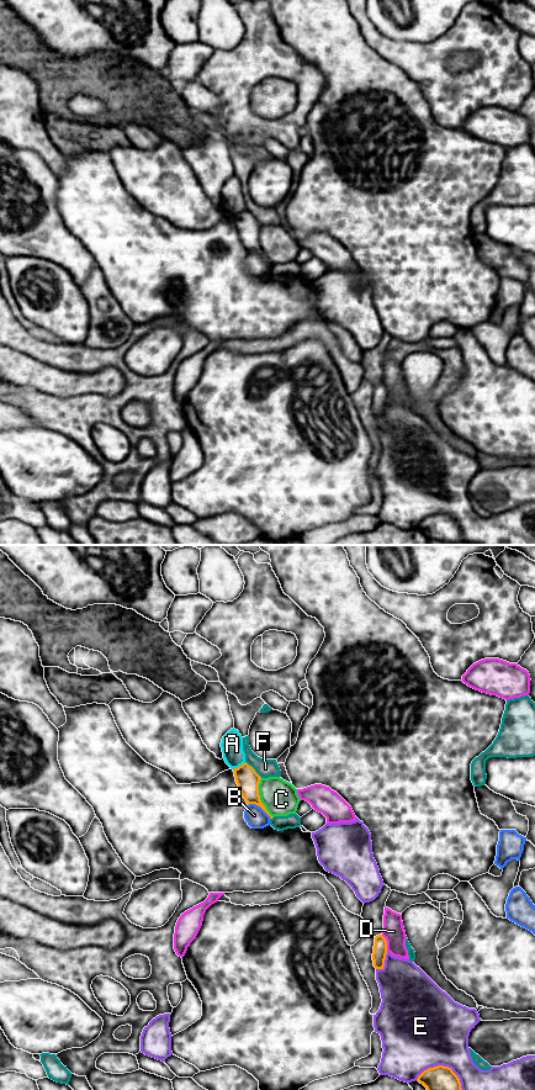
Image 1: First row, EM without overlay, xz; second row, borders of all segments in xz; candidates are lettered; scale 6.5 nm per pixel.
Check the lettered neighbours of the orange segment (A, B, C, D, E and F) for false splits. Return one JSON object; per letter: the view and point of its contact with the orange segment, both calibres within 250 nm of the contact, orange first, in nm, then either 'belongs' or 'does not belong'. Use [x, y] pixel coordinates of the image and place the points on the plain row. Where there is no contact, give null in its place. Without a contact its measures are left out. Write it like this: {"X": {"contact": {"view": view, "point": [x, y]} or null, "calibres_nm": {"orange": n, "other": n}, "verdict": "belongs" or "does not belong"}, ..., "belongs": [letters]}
{"A": {"contact": {"view": "xz", "point": [239, 213]}, "calibres_nm": {"orange": 150, "other": 140}, "verdict": "does not belong"}, "B": {"contact": {"view": "xz", "point": [259, 253]}, "calibres_nm": {"orange": 150, "other": 140}, "verdict": "does not belong"}, "C": {"contact": {"view": "xz", "point": [259, 245]}, "calibres_nm": {"orange": 150, "other": 220}, "verdict": "does not belong"}, "D": {"contact": {"view": "xz", "point": [386, 390]}, "calibres_nm": {"orange": 100, "other": 140}, "verdict": "does not belong"}, "E": {"contact": {"view": "xz", "point": [445, 514]}, "calibres_nm": {"orange": 180, "other": 460}, "verdict": "does not belong"}, "F": {"contact": {"view": "xz", "point": [254, 217]}, "calibres_nm": {"orange": 150, "other": 120}, "verdict": "does not belong"}, "belongs": []}

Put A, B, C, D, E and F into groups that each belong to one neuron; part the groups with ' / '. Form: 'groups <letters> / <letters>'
groups A D / B / C / E / F

